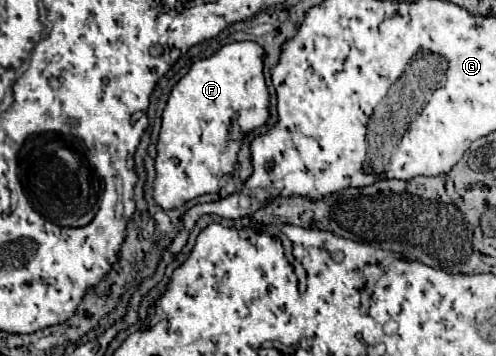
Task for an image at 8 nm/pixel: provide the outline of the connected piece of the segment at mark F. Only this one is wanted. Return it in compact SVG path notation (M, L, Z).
M231 43L221 47L209 59L193 63L189 73L173 87L163 111L155 159L157 179L153 185L153 197L163 209L177 209L203 193L219 191L219 179L235 171L243 137L253 129L263 127L269 119L269 91L263 77L263 59L265 49L259 43Z

